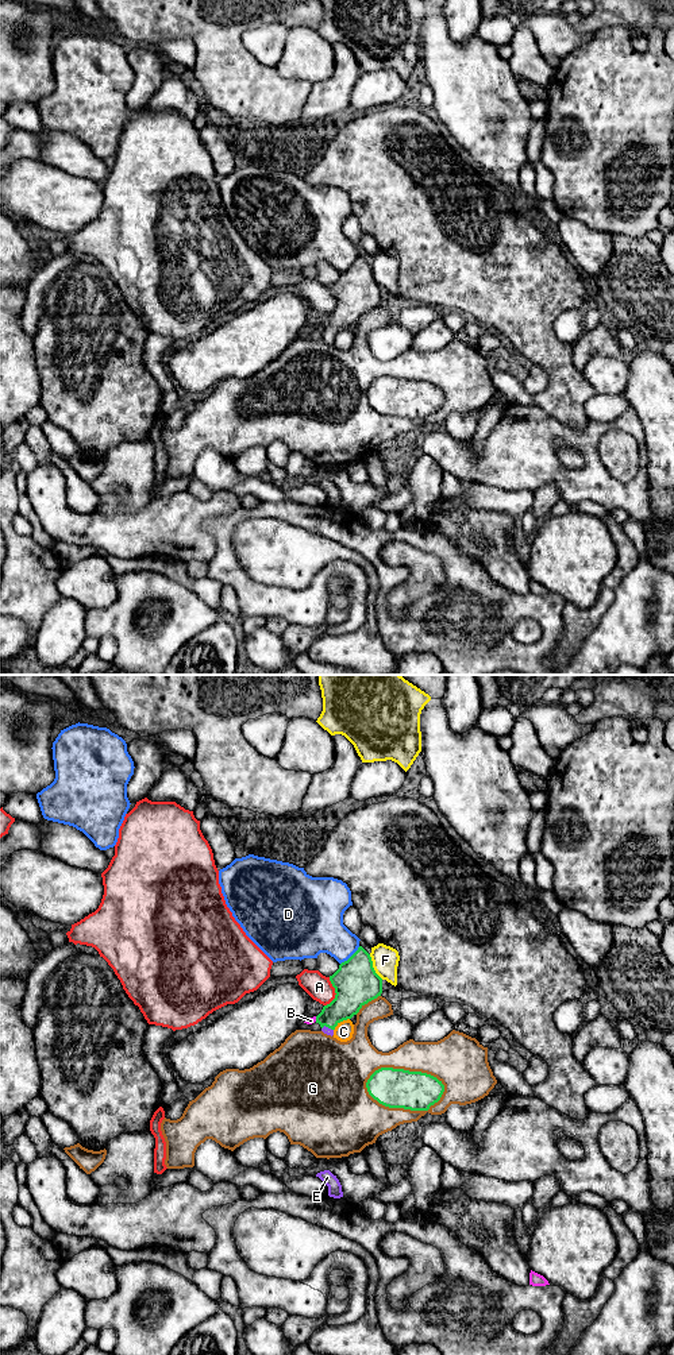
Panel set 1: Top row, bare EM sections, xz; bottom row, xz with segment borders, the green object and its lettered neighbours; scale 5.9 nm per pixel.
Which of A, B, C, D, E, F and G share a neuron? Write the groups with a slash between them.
A / B / C / D / E / F / G

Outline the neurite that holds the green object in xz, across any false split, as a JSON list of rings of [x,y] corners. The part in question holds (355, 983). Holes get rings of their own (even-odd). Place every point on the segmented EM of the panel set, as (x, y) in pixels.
[[[359,946],[339,969],[330,976],[335,988],[335,999],[323,1007],[316,1023],[327,1035],[334,1035],[335,1027],[351,1019],[369,1001],[382,993],[382,978],[375,973],[370,954]]]

